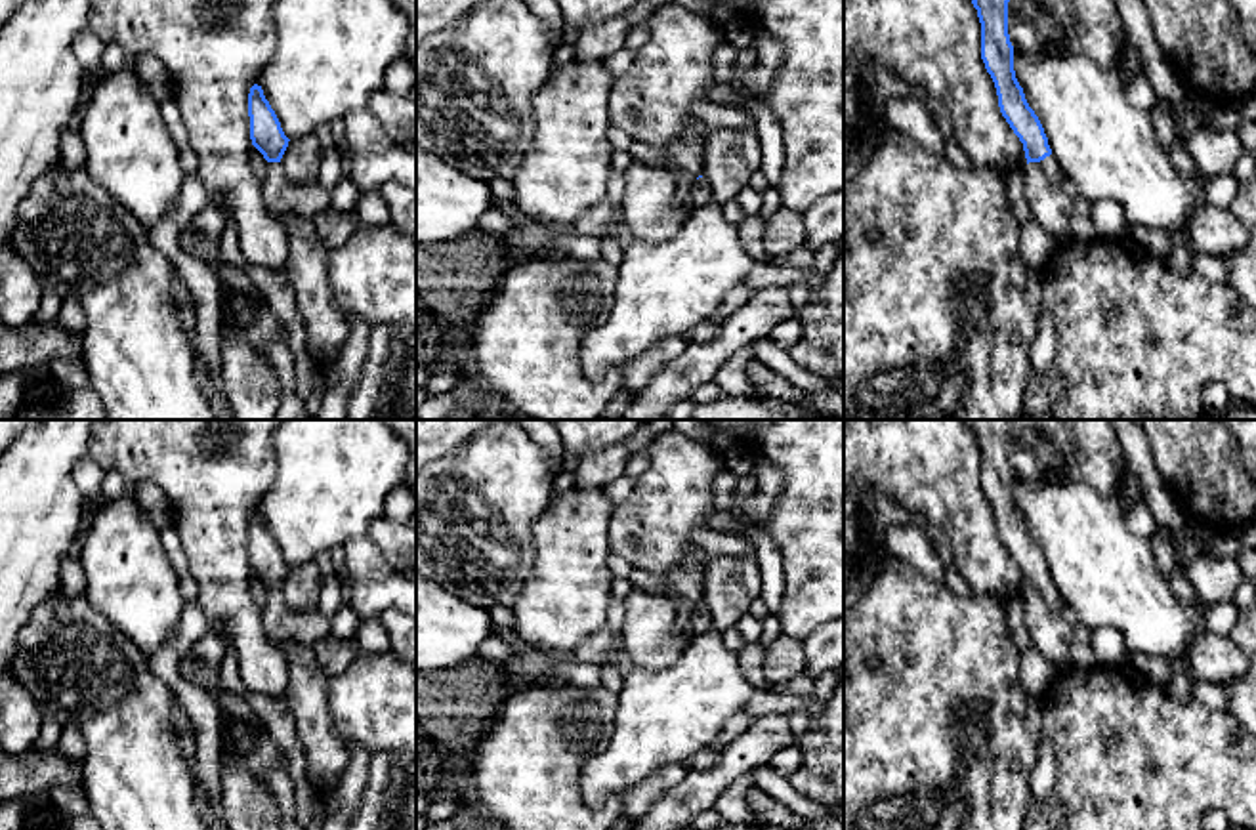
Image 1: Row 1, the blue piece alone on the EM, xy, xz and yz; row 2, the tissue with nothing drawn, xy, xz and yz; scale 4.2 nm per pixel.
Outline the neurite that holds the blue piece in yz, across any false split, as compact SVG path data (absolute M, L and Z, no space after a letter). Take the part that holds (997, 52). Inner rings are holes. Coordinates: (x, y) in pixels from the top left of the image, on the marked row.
M972 0L981 23L981 59L994 82L1000 113L1023 143L1027 158L1025 197L1033 218L1061 244L1071 239L1073 198L1061 187L1065 176L1054 160L1044 128L1015 78L1008 2Z

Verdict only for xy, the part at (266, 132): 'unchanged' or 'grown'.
grown

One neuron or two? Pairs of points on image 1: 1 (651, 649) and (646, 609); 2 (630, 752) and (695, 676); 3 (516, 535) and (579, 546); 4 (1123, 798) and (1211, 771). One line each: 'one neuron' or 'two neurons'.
1: one neuron
2: one neuron
3: two neurons
4: one neuron

